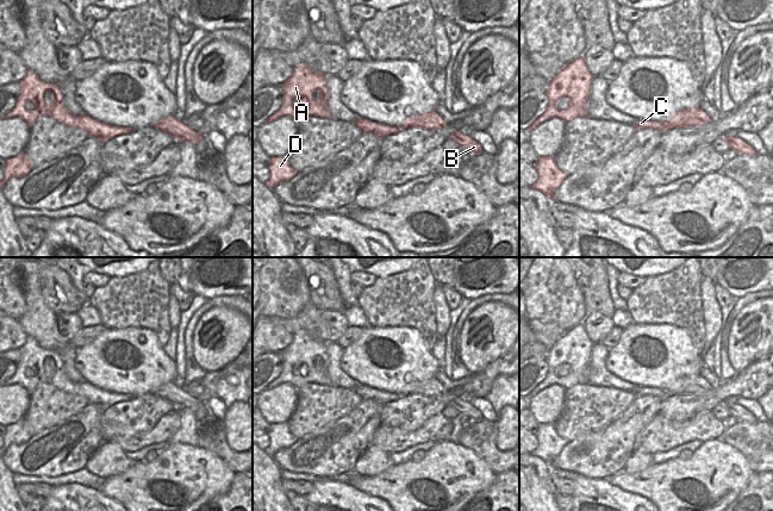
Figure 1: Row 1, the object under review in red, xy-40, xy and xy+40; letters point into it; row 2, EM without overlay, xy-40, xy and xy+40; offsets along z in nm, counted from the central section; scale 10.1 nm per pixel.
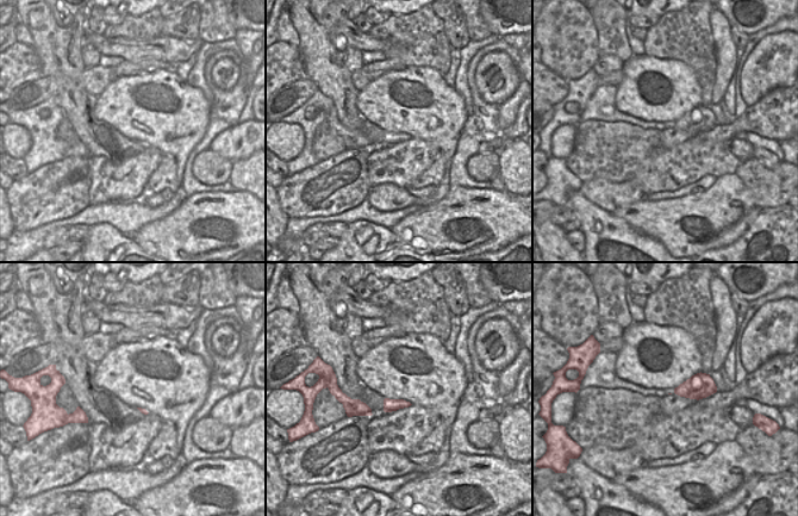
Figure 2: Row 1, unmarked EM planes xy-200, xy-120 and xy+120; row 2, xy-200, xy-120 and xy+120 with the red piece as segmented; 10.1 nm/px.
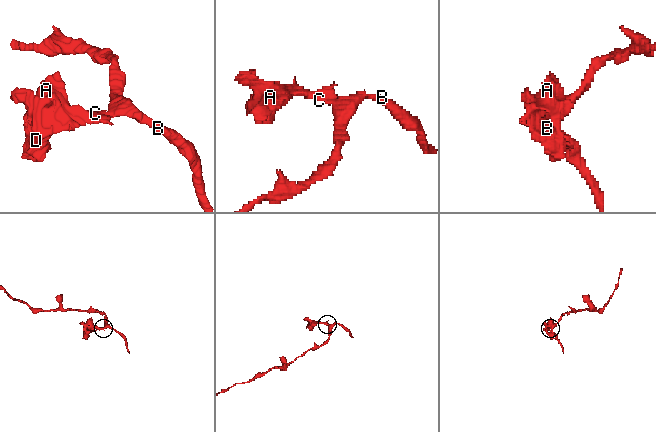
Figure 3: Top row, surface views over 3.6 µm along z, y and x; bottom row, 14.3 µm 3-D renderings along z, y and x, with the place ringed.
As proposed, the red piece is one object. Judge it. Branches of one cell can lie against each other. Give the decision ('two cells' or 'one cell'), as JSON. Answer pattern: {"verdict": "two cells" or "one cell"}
{"verdict": "two cells"}

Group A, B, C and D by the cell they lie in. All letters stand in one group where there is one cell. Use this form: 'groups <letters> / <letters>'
groups A C D / B

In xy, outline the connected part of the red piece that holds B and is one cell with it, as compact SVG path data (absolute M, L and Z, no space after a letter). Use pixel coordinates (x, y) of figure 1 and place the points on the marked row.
M460 130L453 131L449 139L453 139L454 142L456 142L459 147L467 148L472 155L478 155L482 152L481 145L470 136L465 135Z

